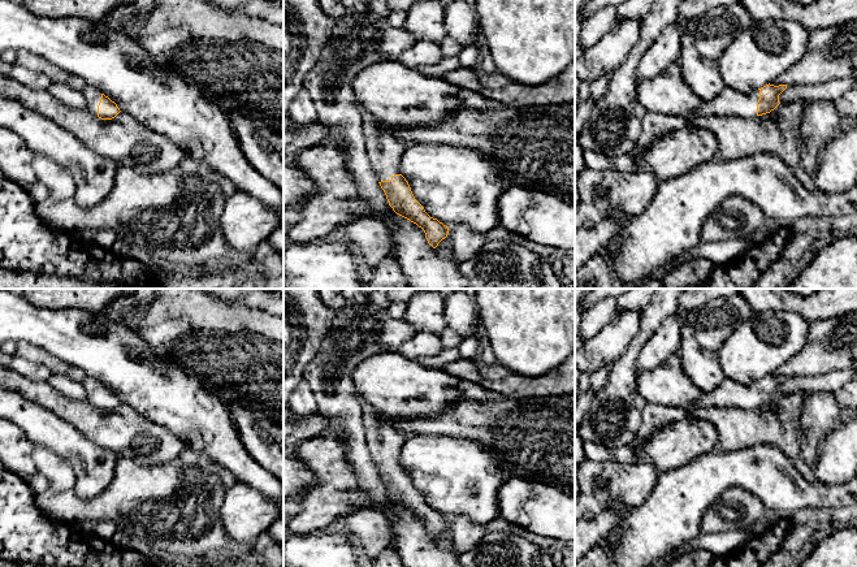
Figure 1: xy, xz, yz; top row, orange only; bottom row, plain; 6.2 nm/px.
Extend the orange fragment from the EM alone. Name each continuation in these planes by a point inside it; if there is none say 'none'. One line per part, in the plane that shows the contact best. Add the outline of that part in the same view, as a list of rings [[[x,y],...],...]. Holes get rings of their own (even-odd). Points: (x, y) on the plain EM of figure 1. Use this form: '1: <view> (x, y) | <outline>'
1: yz (730, 393) | [[[723,378],[715,390],[711,393],[702,393],[701,398],[693,406],[754,410],[757,408],[758,391],[758,380],[753,381],[750,385],[740,385],[736,381]]]

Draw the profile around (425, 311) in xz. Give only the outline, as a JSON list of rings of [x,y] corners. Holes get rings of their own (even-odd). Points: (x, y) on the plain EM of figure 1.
[[[420,291],[410,298],[403,319],[417,332],[441,334],[447,326],[445,319],[446,297],[440,293]]]

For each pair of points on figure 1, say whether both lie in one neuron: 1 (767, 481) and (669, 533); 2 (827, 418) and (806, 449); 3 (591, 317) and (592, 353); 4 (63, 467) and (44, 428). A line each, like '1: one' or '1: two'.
1: one
2: one
3: two
4: two

